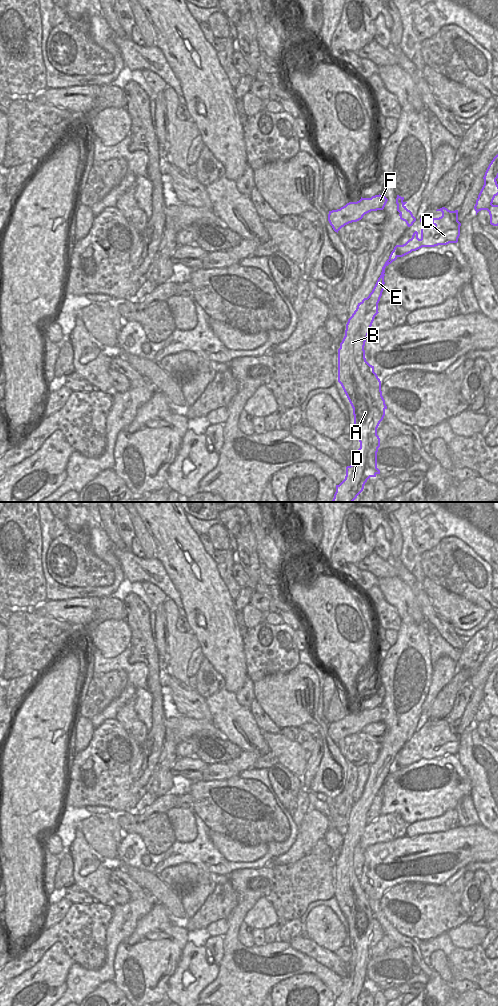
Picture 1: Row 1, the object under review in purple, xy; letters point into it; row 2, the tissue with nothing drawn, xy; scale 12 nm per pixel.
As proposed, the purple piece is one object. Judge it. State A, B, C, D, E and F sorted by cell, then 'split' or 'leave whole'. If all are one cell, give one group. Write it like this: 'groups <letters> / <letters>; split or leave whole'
groups A B D E F / C; split

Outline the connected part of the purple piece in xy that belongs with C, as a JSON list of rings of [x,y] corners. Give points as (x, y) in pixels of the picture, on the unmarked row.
[[[442,719],[436,723],[441,723],[442,728],[432,730],[431,734],[426,733],[426,728],[420,730],[421,751],[419,757],[412,763],[422,759],[435,759],[458,754],[461,738],[461,735],[458,733],[458,722],[450,723]]]

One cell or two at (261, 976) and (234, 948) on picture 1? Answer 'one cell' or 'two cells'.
one cell

